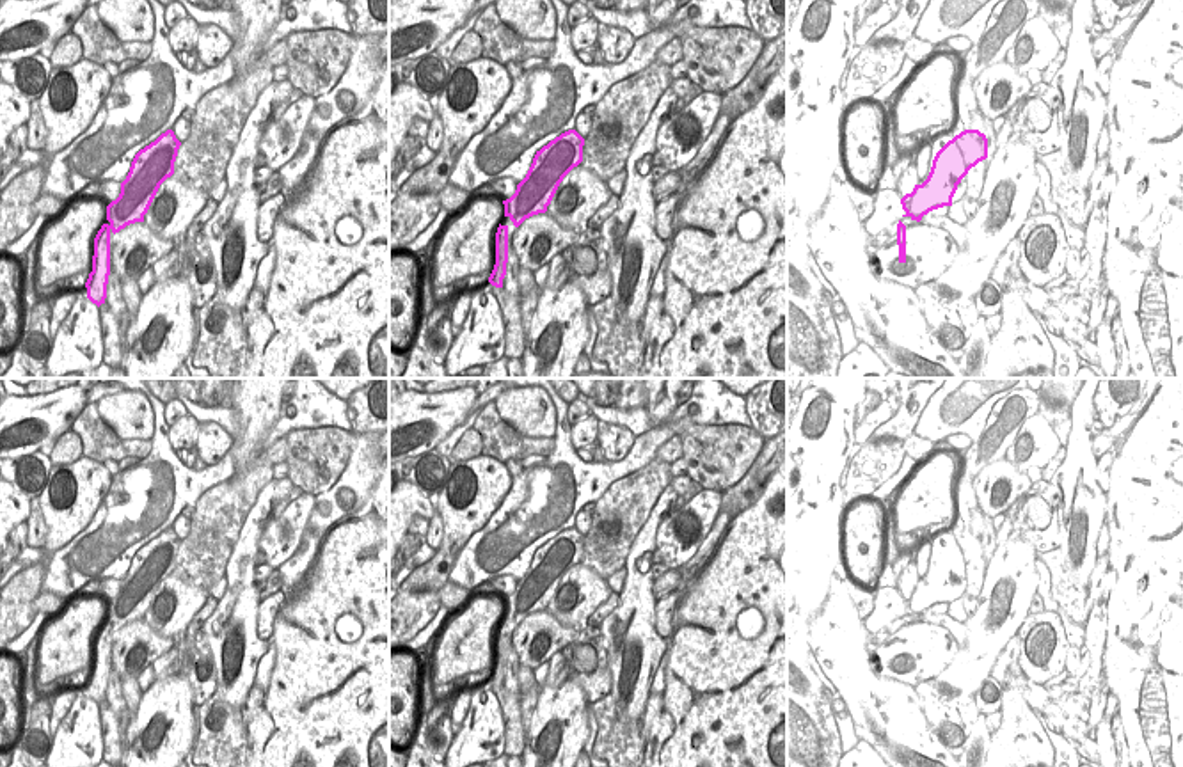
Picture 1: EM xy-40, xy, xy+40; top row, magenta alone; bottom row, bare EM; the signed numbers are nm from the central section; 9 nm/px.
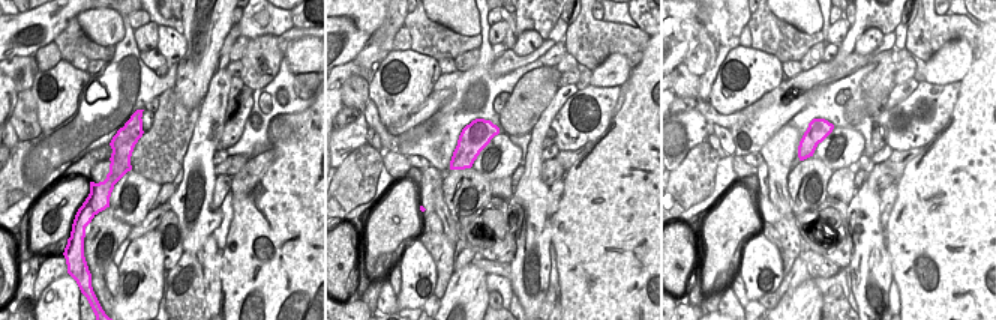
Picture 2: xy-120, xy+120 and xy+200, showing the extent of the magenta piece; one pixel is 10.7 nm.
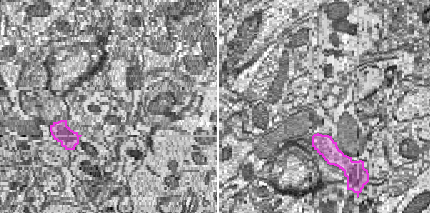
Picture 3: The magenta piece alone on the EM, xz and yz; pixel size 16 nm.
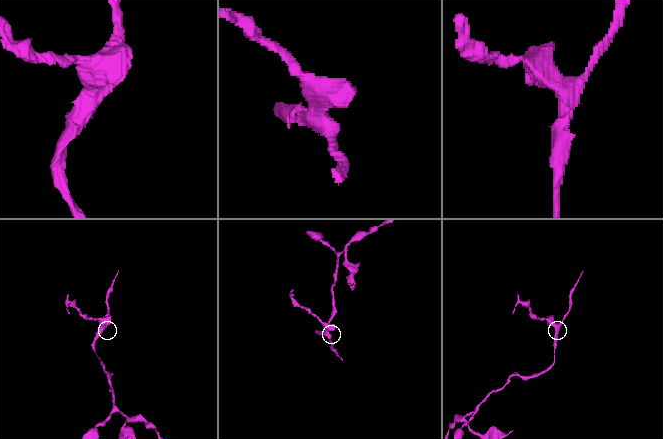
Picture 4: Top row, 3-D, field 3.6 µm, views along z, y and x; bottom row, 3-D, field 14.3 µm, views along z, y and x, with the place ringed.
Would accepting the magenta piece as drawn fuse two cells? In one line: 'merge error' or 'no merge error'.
merge error

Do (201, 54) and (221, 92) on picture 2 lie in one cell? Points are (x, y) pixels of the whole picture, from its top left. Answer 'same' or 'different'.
different

